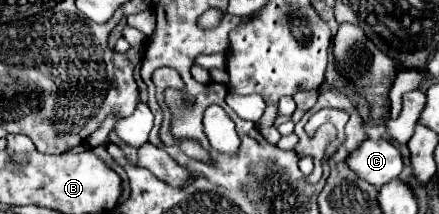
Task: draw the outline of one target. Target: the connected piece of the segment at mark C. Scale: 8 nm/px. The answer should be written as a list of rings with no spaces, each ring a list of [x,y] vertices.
[[[364,140],[354,152],[348,154],[346,166],[372,186],[380,188],[386,182],[394,180],[402,172],[402,156],[390,140]]]

